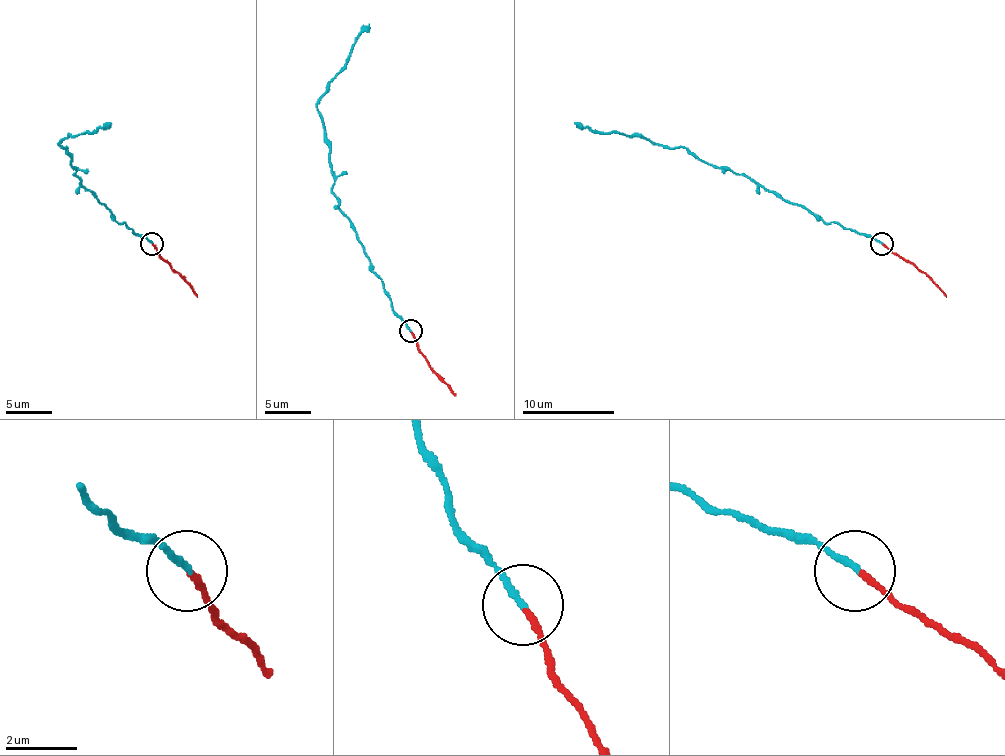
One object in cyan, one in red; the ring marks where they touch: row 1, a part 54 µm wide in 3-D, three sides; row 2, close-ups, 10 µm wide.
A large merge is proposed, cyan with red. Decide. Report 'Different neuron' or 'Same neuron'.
Same neuron

